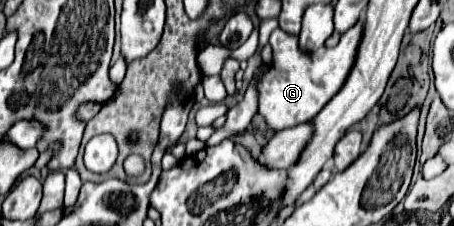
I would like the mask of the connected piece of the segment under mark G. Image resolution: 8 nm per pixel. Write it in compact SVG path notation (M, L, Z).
M361 18L341 36L341 42L335 48L321 46L315 52L301 52L297 36L291 36L281 28L271 34L269 44L273 48L273 64L259 84L259 114L265 116L267 124L273 130L293 128L297 124L309 122L323 110L323 106L337 94L337 90L341 90L345 78L349 76L349 70L353 68L353 58L357 56L363 28L365 20Z

